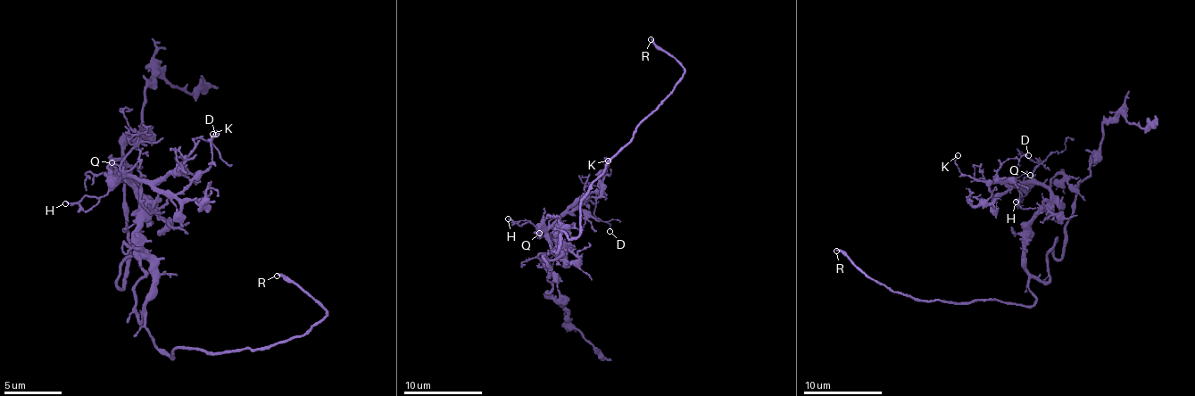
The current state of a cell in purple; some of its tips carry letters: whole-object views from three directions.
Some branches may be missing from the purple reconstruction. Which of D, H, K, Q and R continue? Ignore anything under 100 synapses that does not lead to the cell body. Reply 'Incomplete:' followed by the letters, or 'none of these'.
Incomplete: R

